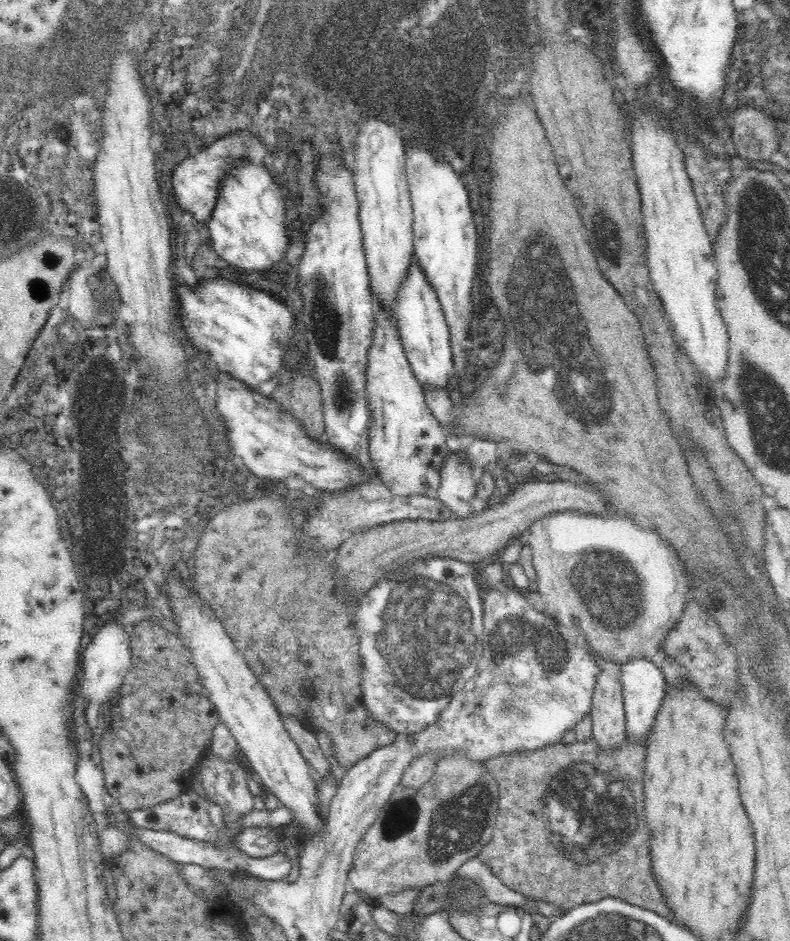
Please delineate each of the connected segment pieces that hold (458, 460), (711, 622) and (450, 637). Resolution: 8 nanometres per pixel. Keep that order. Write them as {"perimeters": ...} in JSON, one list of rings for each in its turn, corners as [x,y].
{"perimeters":[[[[464,451],[450,453],[456,454],[455,460],[444,460],[440,469],[441,484],[437,498],[449,508],[451,518],[466,518],[475,512],[470,503],[477,490],[474,472],[463,456]]],[[[696,601],[688,602],[676,626],[660,642],[659,656],[671,657],[680,665],[685,678],[698,686],[704,697],[720,706],[728,707],[738,692],[739,662],[736,649],[728,645],[716,619],[700,608]]],[[[430,557],[416,559],[406,563],[404,568],[386,573],[368,592],[359,600],[356,617],[356,630],[359,636],[359,655],[362,662],[361,670],[361,697],[366,710],[378,722],[383,722],[399,737],[415,735],[437,721],[440,713],[449,705],[452,694],[460,692],[464,685],[473,678],[476,669],[469,667],[476,645],[481,643],[483,637],[483,605],[479,598],[479,587],[474,579],[474,566],[455,558]]]]}

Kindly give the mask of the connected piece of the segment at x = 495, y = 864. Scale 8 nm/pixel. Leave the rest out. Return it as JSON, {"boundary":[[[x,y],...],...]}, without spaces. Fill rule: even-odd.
{"boundary":[[[626,736],[620,748],[604,750],[591,737],[572,744],[556,742],[536,750],[514,750],[489,758],[485,765],[499,784],[500,810],[493,838],[479,852],[480,859],[503,884],[525,896],[551,902],[559,908],[560,915],[576,905],[614,897],[673,919],[674,911],[666,905],[666,897],[652,871],[643,796],[647,738],[630,742]],[[549,867],[556,867],[560,873],[553,884],[531,878],[530,868]]]}

